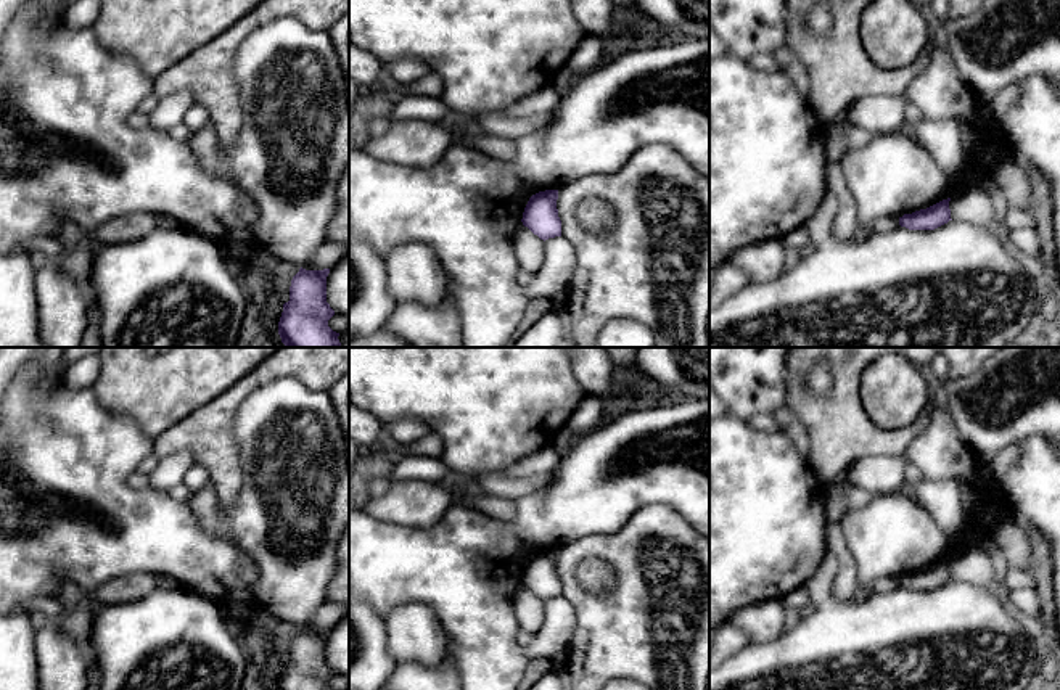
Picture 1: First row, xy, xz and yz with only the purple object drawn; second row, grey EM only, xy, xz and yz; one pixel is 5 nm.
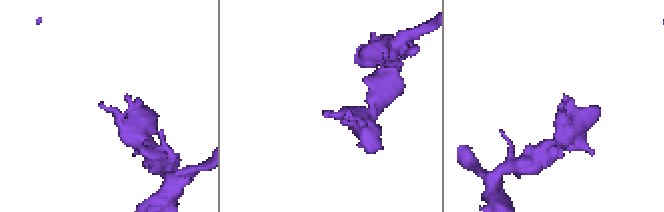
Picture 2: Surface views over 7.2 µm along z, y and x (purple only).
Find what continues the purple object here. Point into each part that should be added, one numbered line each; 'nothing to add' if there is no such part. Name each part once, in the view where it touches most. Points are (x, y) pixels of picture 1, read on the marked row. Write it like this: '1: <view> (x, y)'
nothing to add

